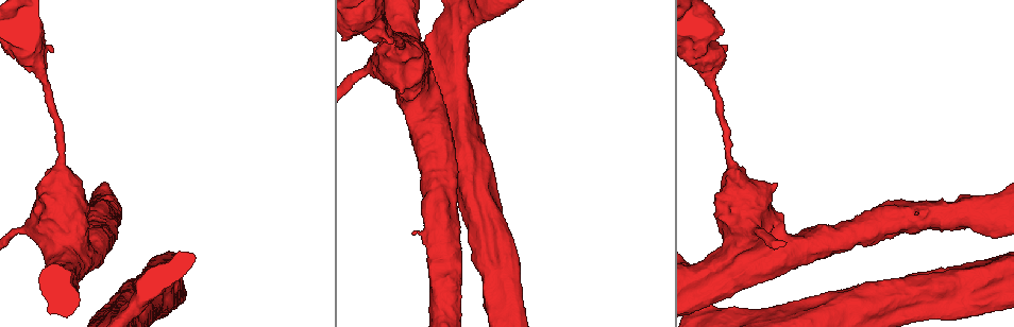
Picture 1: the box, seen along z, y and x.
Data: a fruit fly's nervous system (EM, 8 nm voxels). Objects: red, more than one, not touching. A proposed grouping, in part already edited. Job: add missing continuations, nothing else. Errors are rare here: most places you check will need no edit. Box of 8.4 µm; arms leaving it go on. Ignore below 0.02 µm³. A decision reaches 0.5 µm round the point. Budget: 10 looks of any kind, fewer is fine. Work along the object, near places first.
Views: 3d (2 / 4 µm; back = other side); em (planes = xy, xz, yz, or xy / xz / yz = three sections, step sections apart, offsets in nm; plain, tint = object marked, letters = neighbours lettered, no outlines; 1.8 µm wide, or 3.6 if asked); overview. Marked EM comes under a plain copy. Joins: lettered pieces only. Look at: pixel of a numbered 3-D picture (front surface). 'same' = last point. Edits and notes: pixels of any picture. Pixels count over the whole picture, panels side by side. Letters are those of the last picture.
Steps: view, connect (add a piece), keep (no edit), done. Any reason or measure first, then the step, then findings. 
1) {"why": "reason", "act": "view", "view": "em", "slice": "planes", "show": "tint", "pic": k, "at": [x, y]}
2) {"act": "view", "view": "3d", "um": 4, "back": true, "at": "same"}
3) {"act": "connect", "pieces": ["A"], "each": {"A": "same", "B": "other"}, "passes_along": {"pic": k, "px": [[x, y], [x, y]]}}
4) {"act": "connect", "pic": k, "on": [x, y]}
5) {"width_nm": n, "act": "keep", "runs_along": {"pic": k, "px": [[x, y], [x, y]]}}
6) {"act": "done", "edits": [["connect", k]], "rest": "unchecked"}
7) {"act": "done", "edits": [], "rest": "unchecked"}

{"why": "sudden change in width", "act": "view", "view": "em", "um": 3.6, "slice": "planes", "show": "letters", "pic": 1, "at": [738, 257]}

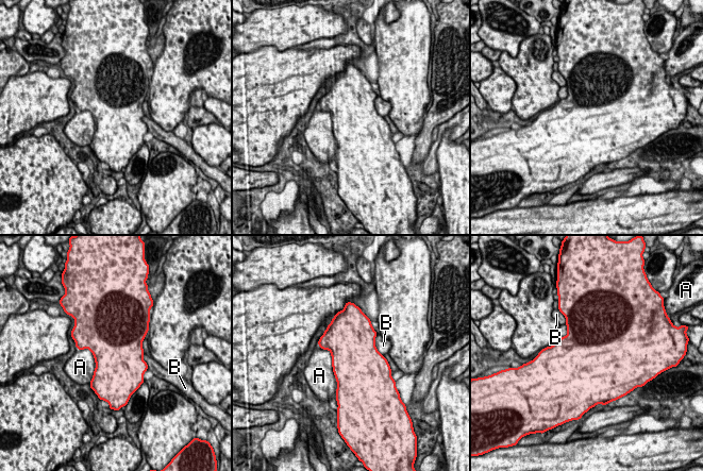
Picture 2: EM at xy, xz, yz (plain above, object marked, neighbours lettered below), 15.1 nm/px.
{"width_nm": 750, "act": "keep", "each": {"A": "other", "B": "other"}, "border": {"pic": 2, "px": [[317, 345], [330, 352], [337, 388]]}, "found": "no lettered piece goes on from it"}

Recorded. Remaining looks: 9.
{"why": "narrows sharply", "act": "view", "view": "3d", "um": 4, "pic": 1, "at": [475, 17]}

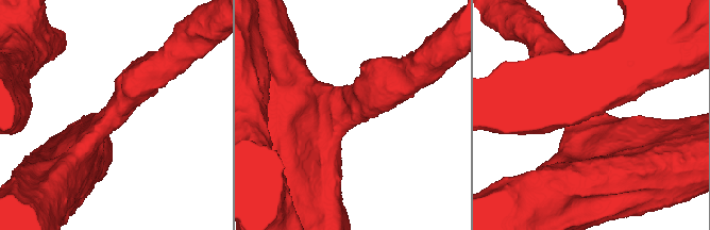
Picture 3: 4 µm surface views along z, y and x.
{"arm_widths_nm": [550, 750], "why": "shape alone is not enough", "act": "view", "view": "em", "slice": "planes", "show": "tint", "pic": 3, "at": [352, 114]}

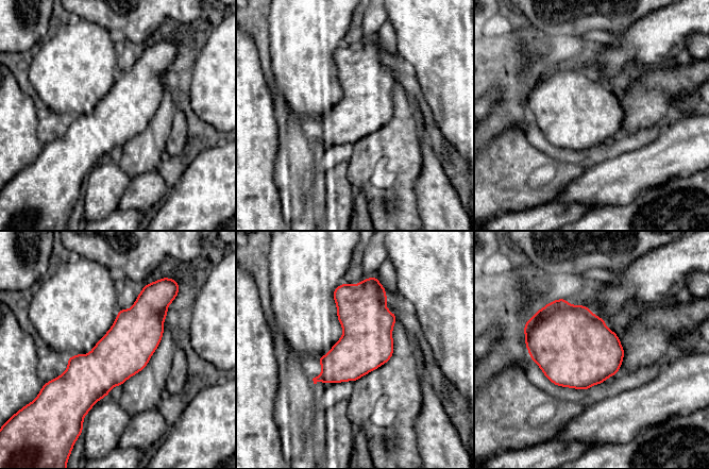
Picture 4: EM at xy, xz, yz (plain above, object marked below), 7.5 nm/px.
{"why": "see the neighbours", "act": "view", "view": "em", "slice": "planes", "show": "letters", "at": "same"}

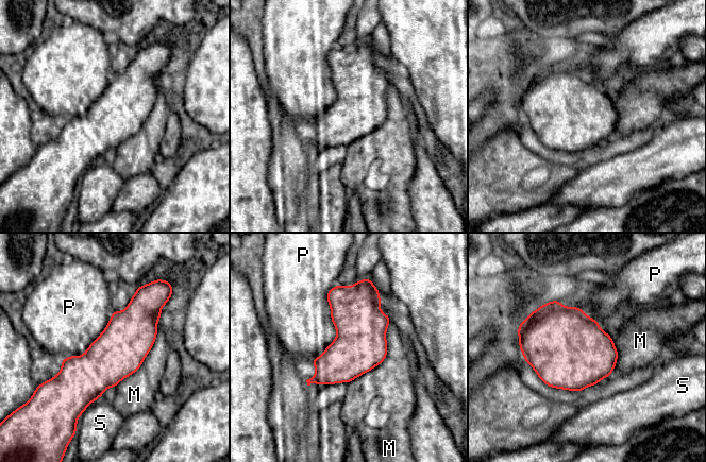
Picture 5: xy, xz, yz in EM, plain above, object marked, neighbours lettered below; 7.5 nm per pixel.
{"width_nm": 380, "act": "keep", "each": {"M": "other", "P": "other", "S": "other"}, "border": {"pic": 5, "px": [[337, 284], [336, 337], [311, 360]]}, "found": "no lettered piece goes on from it"}

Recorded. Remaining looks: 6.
{"why": "sudden change in width", "act": "view", "view": "em", "slice": "planes", "show": "letters", "pic": 1, "at": [727, 148]}

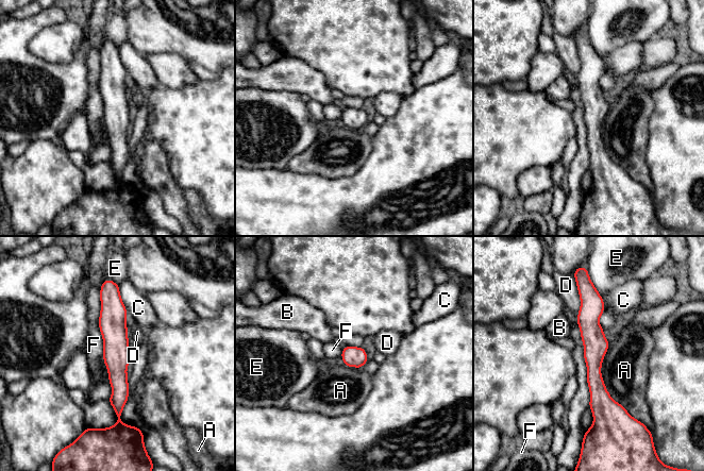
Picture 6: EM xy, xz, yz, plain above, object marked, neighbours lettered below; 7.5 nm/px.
{"act": "keep", "each": {"A": "other", "B": "other", "C": "other", "D": "other", "E": "other", "F": "other"}, "border": {"pic": 6, "px": [[609, 343], [601, 377], [633, 417]]}, "found": "none of them fits"}

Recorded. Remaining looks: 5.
{"why": "an open end", "act": "view", "view": "em", "slice": "planes", "show": "letters", "pic": 1, "at": [52, 52]}

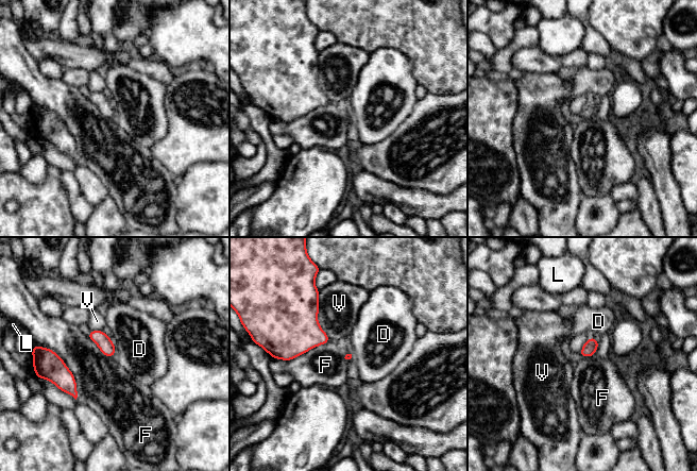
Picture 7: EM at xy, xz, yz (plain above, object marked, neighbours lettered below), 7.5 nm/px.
{"longest_contact_nm": ["F", 500], "act": "keep", "each": {"D": "other", "F": "other", "L": "other", "V": "other"}, "border": {"pic": 7, "px": [[37, 346], [64, 362], [77, 399]]}, "found": "none of them fits"}

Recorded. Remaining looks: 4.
{"act": "done", "edits": [], "rest": "unchecked"}

